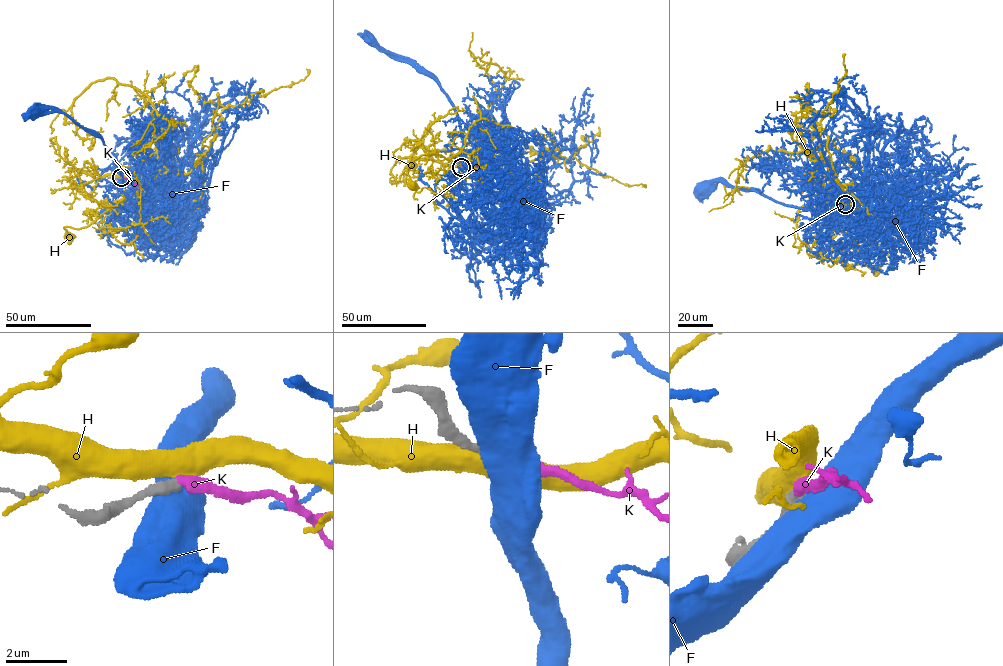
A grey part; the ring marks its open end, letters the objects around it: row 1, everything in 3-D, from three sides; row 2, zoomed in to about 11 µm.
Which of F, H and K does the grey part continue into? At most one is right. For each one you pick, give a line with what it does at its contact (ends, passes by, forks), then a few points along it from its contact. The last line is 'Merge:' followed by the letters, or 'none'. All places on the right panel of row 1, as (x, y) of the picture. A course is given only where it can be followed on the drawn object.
K: it ends
Merge: K

